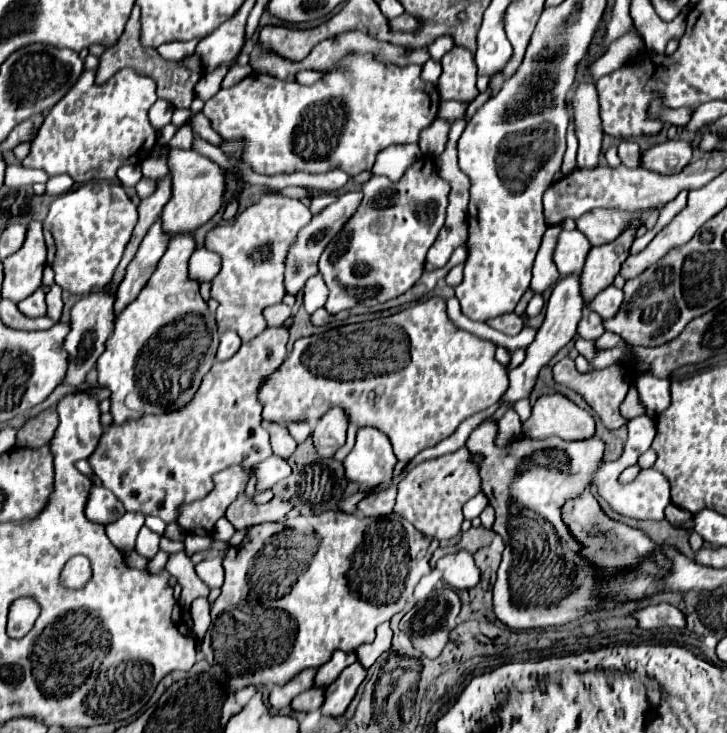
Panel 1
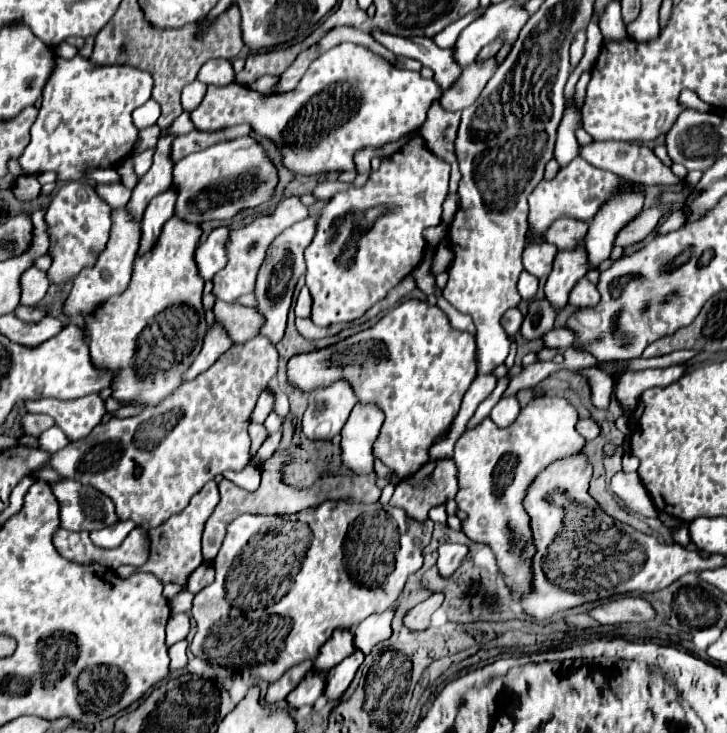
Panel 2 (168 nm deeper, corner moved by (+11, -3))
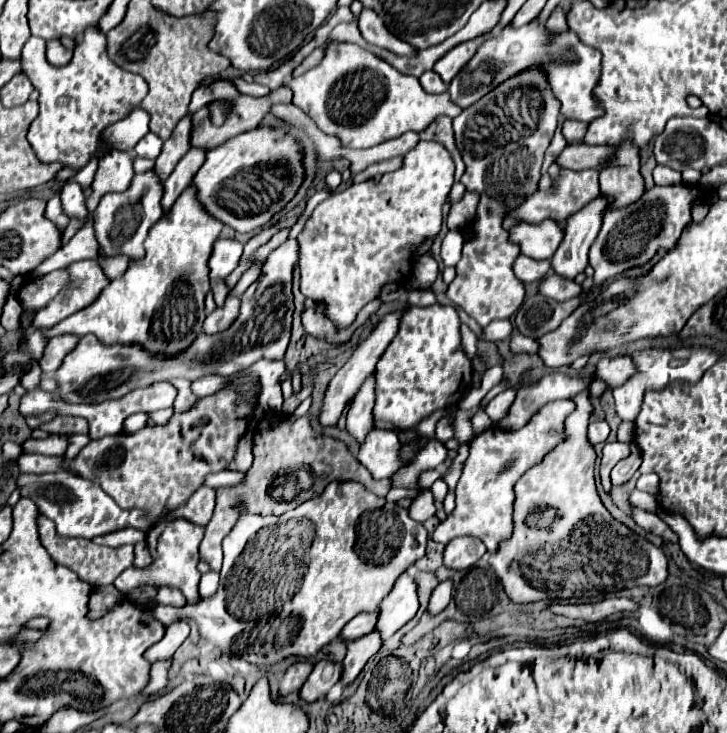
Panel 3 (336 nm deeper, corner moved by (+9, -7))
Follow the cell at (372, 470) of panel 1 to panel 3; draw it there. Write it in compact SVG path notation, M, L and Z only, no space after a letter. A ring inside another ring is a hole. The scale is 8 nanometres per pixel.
M374 377L366 379L366 383L360 387L346 415L346 429L360 445L362 439L366 439L366 435L376 427L372 409L374 409Z

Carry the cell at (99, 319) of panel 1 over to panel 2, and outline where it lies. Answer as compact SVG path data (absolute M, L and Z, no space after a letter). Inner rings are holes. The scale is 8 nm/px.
M126 207L114 209L108 247L96 257L96 263L92 267L84 267L84 271L76 275L76 279L72 281L72 293L64 305L64 313L68 317L80 317L82 313L94 311L102 301L108 301L110 297L120 295L130 283L132 263L138 255L138 247L140 247L140 223L132 219L132 213Z

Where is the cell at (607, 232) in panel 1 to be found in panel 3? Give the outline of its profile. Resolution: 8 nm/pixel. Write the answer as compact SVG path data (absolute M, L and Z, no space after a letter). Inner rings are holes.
M554 221L536 225L520 223L510 229L510 239L520 243L522 255L532 259L550 259L562 241L562 235L564 229Z

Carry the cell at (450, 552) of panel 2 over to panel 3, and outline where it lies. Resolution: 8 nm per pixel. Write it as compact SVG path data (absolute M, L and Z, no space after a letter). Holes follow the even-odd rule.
M454 539L444 549L444 565L448 569L464 571L470 569L482 555L486 553L486 547L478 539Z

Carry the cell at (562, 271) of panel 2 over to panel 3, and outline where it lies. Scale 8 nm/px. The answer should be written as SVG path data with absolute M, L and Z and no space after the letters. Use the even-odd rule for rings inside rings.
M600 195L594 203L578 211L578 215L566 219L566 235L552 257L552 267L560 277L574 279L588 267L588 251L602 227L602 215L608 203L610 199Z

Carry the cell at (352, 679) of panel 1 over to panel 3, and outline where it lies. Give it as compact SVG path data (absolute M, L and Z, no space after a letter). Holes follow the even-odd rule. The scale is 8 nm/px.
M372 631L370 635L356 639L354 643L348 643L348 653L342 663L342 687L348 687L364 669L366 661L382 647L382 641L378 639L378 633Z

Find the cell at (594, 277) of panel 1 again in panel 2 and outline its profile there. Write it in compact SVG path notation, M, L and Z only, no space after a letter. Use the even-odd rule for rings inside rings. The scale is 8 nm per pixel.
M624 191L624 195L608 199L608 203L600 207L600 211L588 223L588 235L584 237L588 259L592 265L598 265L610 257L616 233L624 227L624 223L628 223L642 211L642 205L644 195L636 191Z

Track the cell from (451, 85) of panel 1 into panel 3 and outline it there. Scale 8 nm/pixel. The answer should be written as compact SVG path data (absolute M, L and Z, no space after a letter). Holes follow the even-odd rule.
M362 9L360 19L358 19L358 27L360 27L362 37L372 45L388 49L388 51L392 51L396 55L408 55L408 57L416 57L418 55L416 47L412 47L410 43L398 39L396 35L392 35L388 31L384 21L372 9Z

